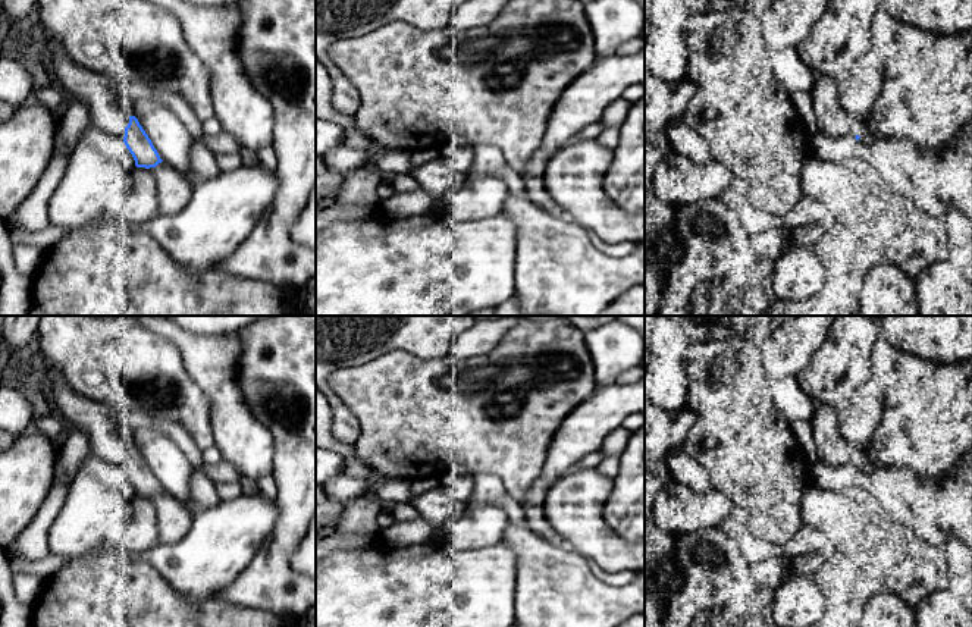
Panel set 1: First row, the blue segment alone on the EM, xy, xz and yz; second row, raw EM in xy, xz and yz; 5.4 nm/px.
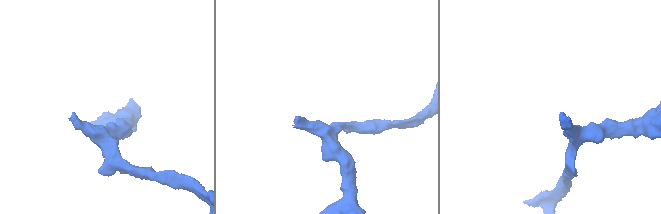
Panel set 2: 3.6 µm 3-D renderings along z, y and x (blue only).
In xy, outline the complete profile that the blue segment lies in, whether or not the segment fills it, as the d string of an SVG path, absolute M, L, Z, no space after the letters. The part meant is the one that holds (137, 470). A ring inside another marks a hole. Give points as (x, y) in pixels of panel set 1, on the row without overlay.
M54 367L41 369L38 377L51 385L54 404L72 427L88 436L91 454L119 465L137 496L163 490L138 448L122 438L113 408L76 394Z

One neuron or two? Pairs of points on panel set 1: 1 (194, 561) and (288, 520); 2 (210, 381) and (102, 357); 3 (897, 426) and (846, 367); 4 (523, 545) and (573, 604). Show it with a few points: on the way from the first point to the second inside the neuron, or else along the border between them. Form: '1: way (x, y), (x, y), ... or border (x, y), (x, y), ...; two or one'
1: border (275, 498), (278, 519), (253, 557); two
2: border (175, 345), (184, 367), (210, 404); two
3: border (872, 350), (874, 383); two
4: way (538, 560), (558, 589); one

